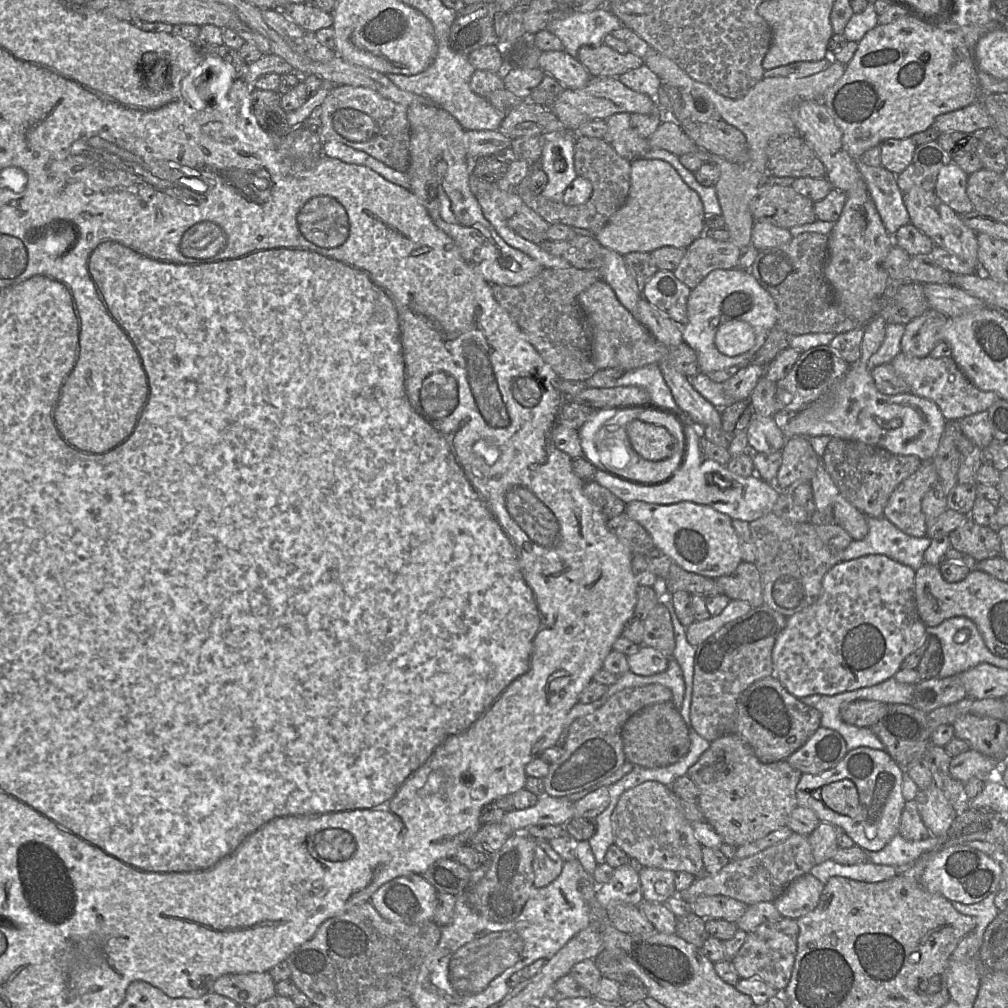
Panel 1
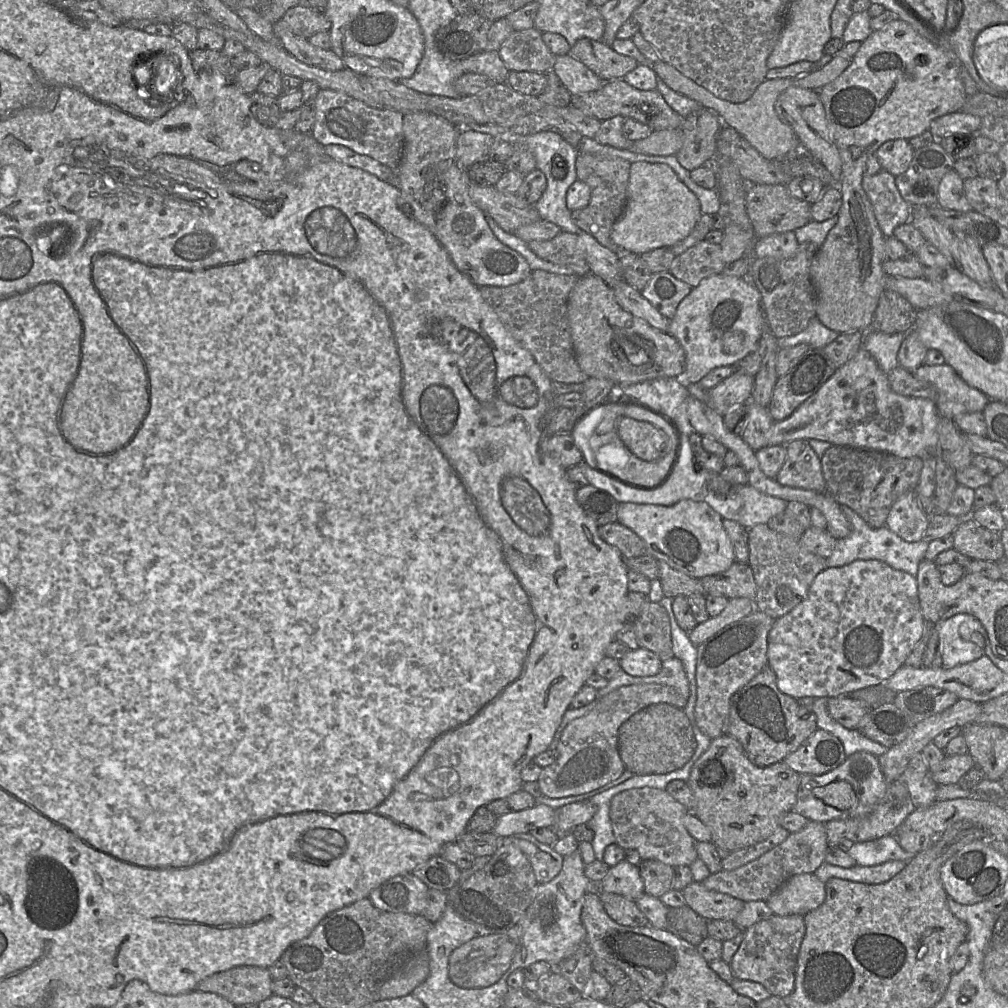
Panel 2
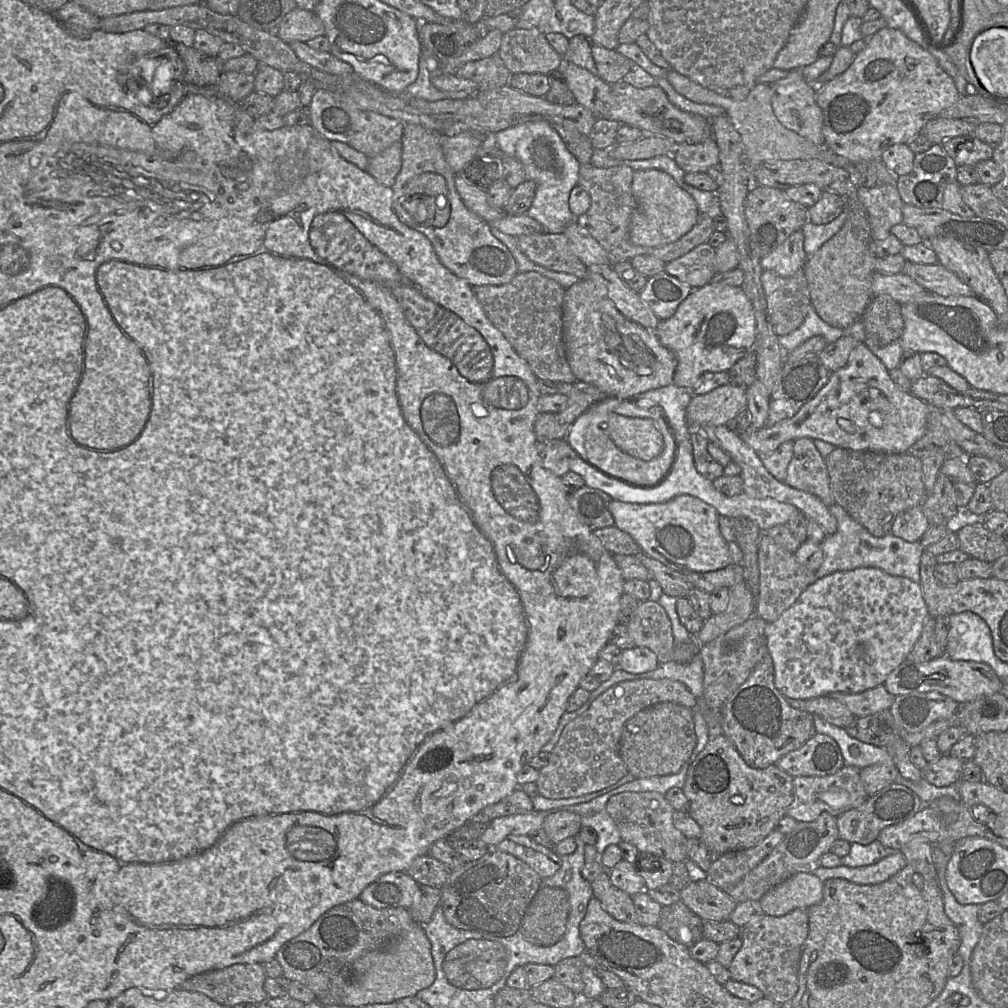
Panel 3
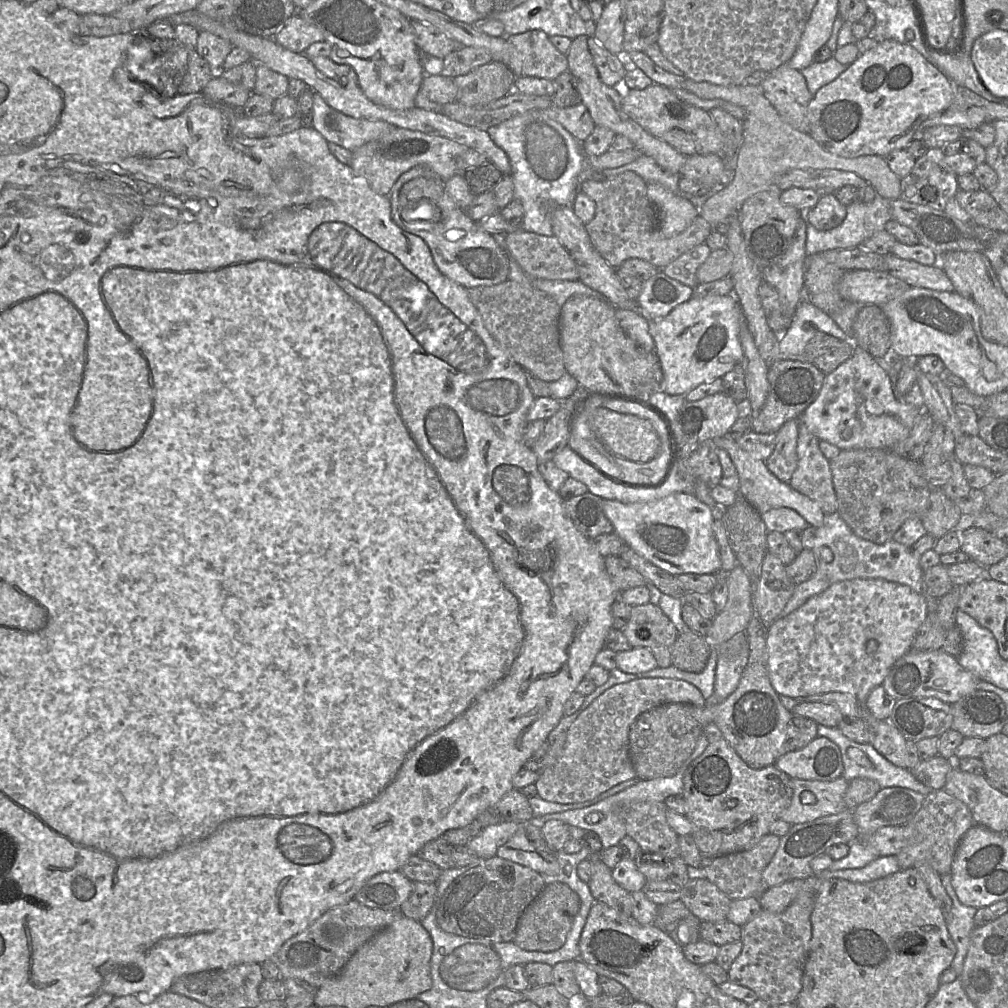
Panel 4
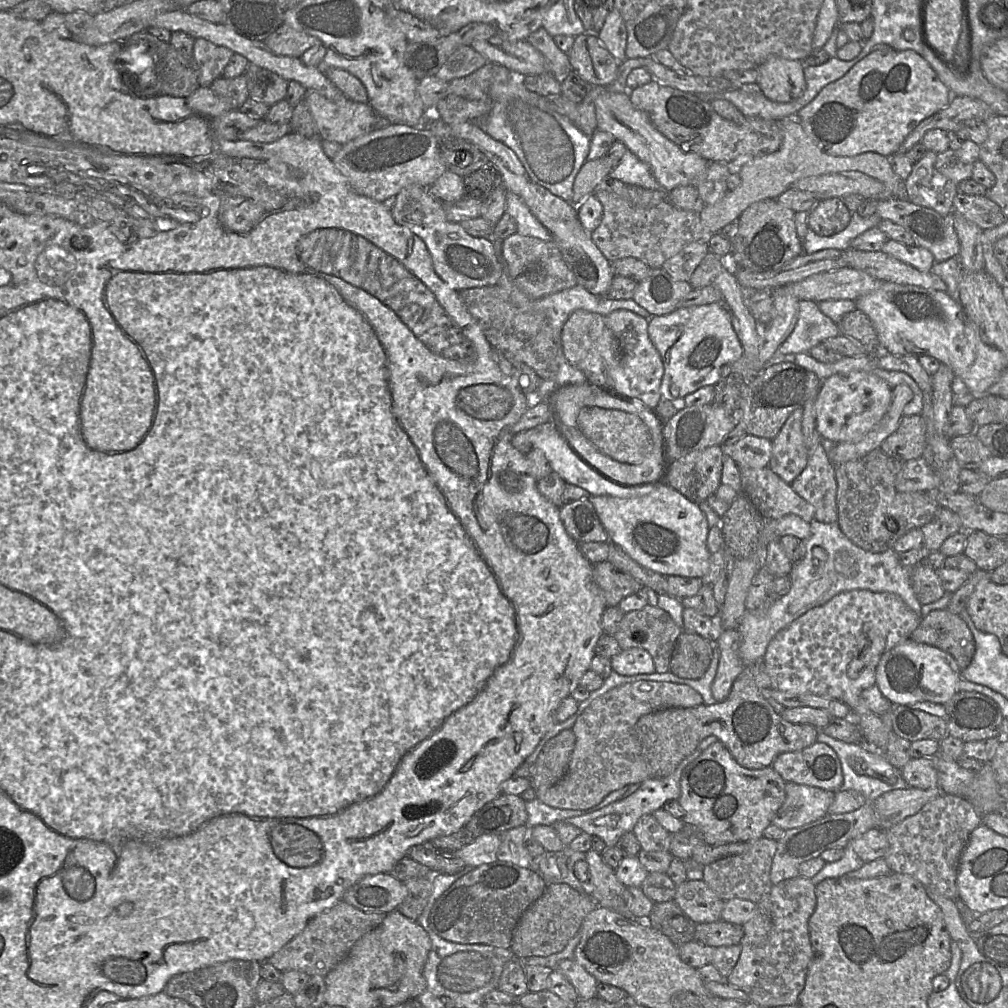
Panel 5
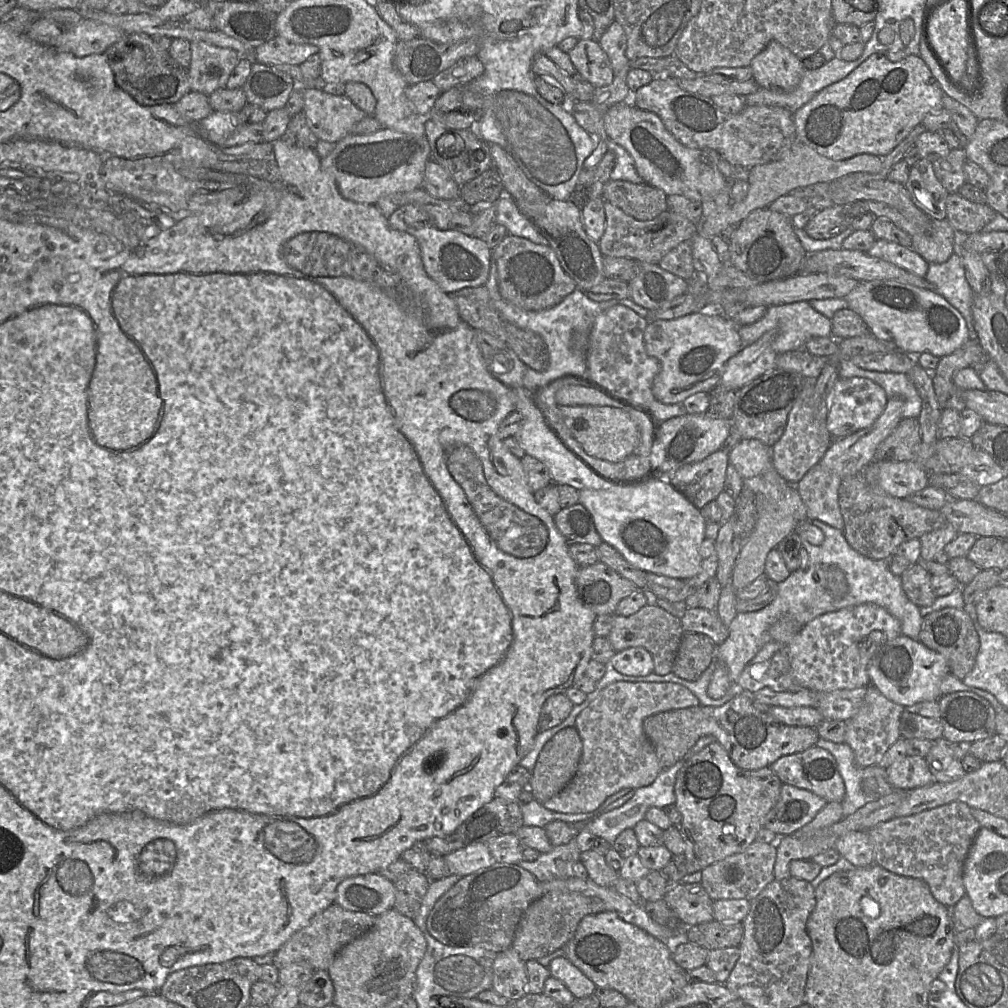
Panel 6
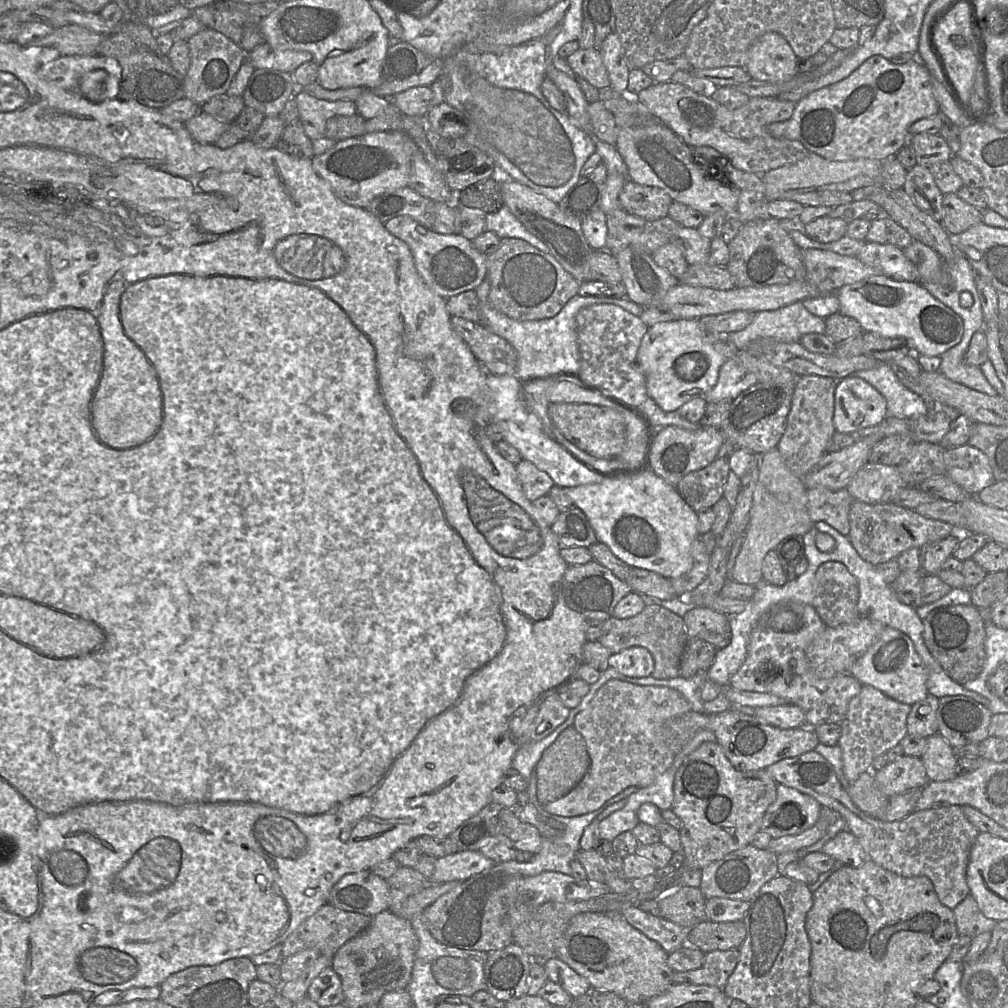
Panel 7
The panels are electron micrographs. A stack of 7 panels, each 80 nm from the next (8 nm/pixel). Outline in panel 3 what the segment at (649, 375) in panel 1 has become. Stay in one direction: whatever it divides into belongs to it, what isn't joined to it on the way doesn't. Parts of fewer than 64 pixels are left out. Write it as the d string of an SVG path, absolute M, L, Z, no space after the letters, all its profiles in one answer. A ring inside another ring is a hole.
M673 383L649 390L640 397L653 405L653 410L664 412L674 427L678 442L683 438L691 439L691 433L686 423L686 408L693 395L691 389L678 387Z

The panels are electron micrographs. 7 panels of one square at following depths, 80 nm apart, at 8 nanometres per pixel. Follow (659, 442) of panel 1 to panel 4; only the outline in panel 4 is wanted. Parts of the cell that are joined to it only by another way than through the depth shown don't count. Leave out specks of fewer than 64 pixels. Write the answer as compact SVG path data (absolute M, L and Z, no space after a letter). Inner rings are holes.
M598 407L593 411L593 429L604 447L623 462L645 463L658 452L659 438L653 425L635 415Z

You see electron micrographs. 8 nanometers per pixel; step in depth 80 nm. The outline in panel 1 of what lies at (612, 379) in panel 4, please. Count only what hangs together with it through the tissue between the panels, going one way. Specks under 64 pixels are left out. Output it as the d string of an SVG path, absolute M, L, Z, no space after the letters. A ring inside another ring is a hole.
M599 280L578 296L591 335L591 357L598 370L621 368L634 370L648 364L669 363L686 377L700 373L695 351L686 343L668 347L658 342L651 333L620 303L612 288Z

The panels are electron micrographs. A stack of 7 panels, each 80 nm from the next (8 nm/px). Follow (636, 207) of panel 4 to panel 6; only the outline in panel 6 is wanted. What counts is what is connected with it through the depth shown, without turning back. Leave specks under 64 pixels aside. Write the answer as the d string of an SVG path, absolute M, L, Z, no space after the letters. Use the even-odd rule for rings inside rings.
M604 201L603 205L605 209L605 230L597 244L604 257L629 258L637 261L638 263L646 262L650 264L658 264L669 251L677 247L680 243L689 241L698 233L697 224L668 210L664 211L652 220L641 221L627 215L621 209L608 201Z

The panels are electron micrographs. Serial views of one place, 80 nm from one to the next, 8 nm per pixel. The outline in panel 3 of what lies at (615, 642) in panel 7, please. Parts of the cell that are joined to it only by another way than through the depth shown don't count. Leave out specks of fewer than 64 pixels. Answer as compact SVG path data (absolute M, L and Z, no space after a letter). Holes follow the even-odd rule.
M650 599L640 602L627 626L636 646L649 648L656 654L660 664L672 661L674 652L672 623L658 602Z

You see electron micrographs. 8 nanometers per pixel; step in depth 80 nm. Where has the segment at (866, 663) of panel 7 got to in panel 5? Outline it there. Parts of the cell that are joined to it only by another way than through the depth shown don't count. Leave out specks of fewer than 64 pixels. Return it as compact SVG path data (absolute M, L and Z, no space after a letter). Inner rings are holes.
M911 639L884 653L876 668L876 686L893 705L926 701L945 704L957 693L960 679L961 671L951 655Z

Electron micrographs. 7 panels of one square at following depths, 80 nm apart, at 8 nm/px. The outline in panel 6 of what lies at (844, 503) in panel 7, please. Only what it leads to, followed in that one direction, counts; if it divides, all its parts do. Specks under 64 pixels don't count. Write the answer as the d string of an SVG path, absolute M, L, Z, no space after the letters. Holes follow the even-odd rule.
M817 463L795 484L806 507L807 520L818 520L843 531L838 502L840 483L837 474Z

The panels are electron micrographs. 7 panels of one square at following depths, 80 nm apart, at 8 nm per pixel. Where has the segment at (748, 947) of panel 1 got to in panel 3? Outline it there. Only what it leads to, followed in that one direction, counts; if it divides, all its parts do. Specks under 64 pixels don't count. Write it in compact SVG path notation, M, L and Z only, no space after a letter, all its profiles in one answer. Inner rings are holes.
M798 908L784 916L761 915L741 928L742 946L727 968L731 980L757 987L781 1006L788 1006L798 990L798 972L809 932L808 909Z

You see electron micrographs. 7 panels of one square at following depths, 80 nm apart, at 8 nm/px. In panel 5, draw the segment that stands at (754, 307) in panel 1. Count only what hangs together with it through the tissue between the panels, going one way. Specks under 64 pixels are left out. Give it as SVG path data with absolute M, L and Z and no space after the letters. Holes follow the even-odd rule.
M720 301L653 316L649 319L648 335L663 362L660 394L665 400L682 399L703 386L716 385L729 365L743 356L730 315Z

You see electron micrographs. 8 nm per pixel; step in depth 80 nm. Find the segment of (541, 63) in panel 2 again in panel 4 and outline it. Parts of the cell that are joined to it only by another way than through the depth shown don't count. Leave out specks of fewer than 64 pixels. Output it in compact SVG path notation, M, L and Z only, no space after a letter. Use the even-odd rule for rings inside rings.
M530 30L505 37L512 45L512 57L507 67L516 77L554 80L568 70L566 55L555 48L542 30Z

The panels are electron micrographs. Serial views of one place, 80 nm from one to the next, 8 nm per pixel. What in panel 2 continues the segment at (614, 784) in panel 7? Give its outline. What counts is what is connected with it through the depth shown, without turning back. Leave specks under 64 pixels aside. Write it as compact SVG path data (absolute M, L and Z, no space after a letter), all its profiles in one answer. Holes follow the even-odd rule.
M660 684L626 685L610 692L594 709L573 720L564 729L556 748L556 760L542 769L537 780L542 794L549 798L580 795L616 780L626 769L618 749L620 726L632 715L648 706L667 703L684 709L687 700L672 687Z

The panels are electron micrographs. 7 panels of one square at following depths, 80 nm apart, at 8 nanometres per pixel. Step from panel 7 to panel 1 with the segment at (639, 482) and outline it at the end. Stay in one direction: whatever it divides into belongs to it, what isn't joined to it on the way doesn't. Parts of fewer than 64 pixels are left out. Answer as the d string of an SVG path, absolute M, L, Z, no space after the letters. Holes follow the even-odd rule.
M633 501L626 504L625 513L647 530L657 549L688 572L716 579L733 573L743 561L738 537L732 526L733 519L708 505L700 505L689 501L670 505Z

